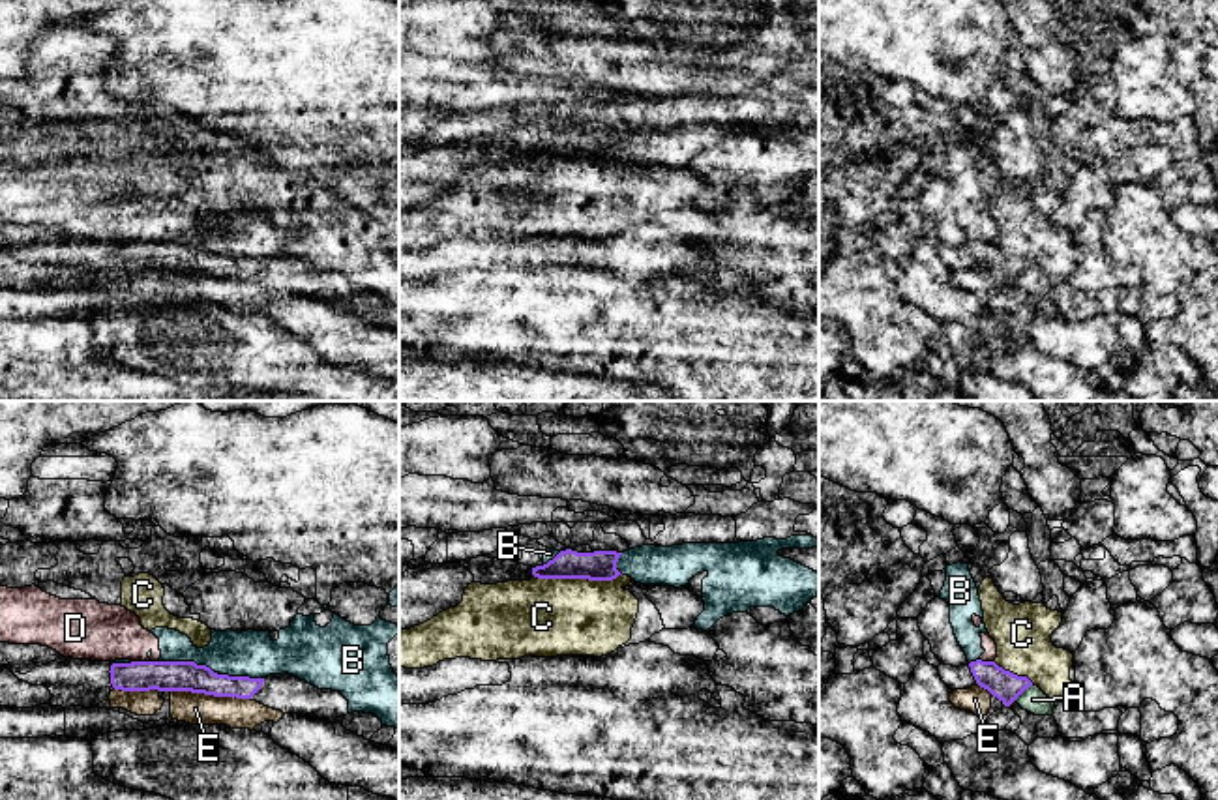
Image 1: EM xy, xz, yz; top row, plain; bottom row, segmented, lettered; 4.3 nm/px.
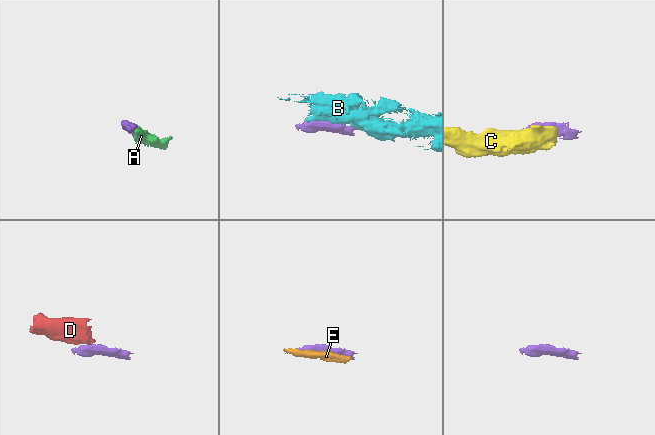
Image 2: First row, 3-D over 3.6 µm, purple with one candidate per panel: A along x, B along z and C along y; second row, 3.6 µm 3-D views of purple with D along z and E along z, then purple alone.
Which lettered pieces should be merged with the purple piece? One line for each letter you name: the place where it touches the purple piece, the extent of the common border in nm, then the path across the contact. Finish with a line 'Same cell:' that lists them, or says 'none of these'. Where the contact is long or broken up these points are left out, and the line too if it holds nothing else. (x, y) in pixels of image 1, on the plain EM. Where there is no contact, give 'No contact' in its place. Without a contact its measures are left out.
Same cell: none of these

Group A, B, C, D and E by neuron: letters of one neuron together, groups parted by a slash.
A / B / C / D / E

